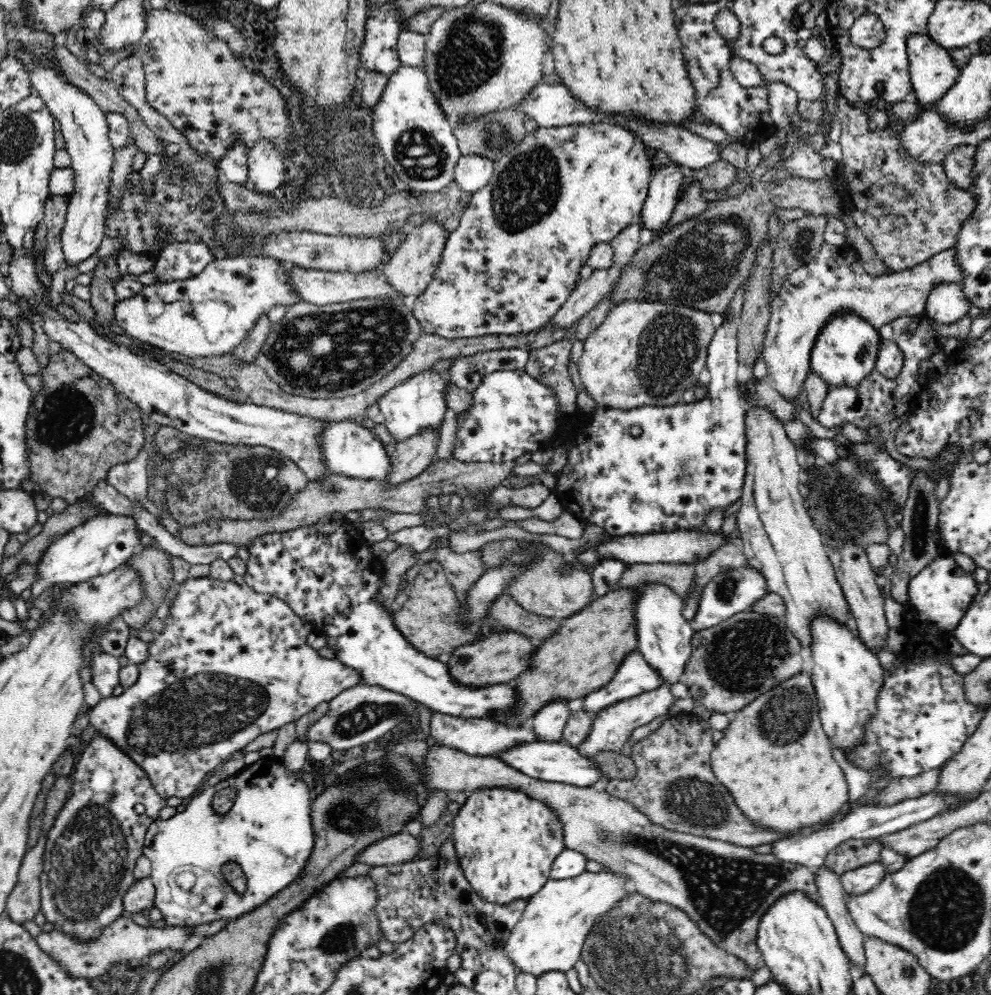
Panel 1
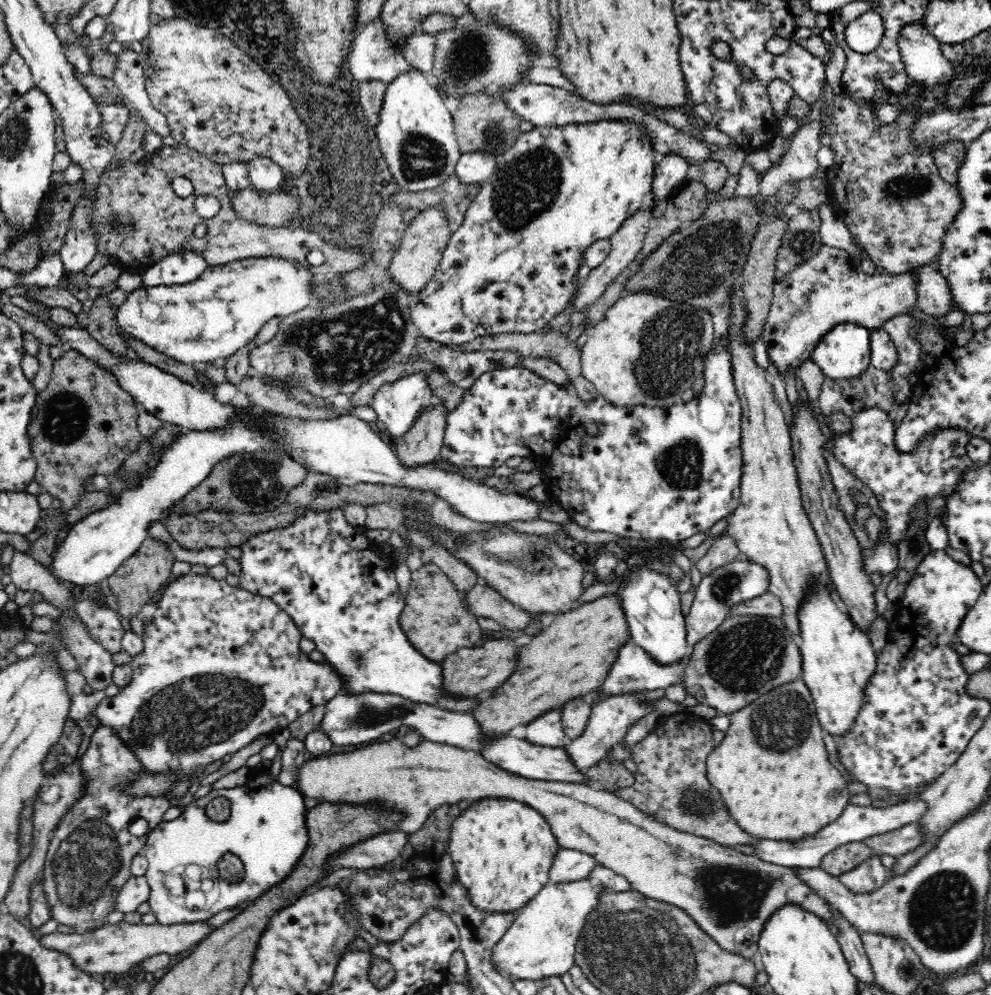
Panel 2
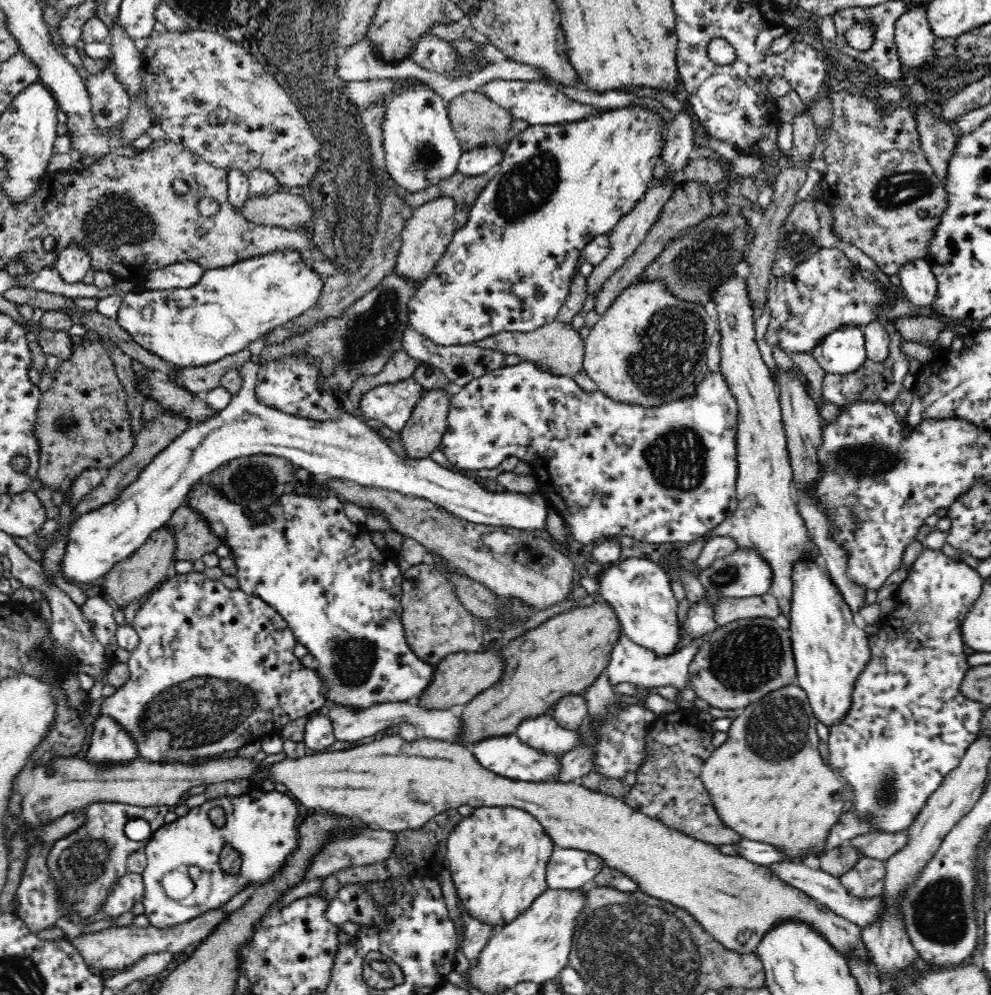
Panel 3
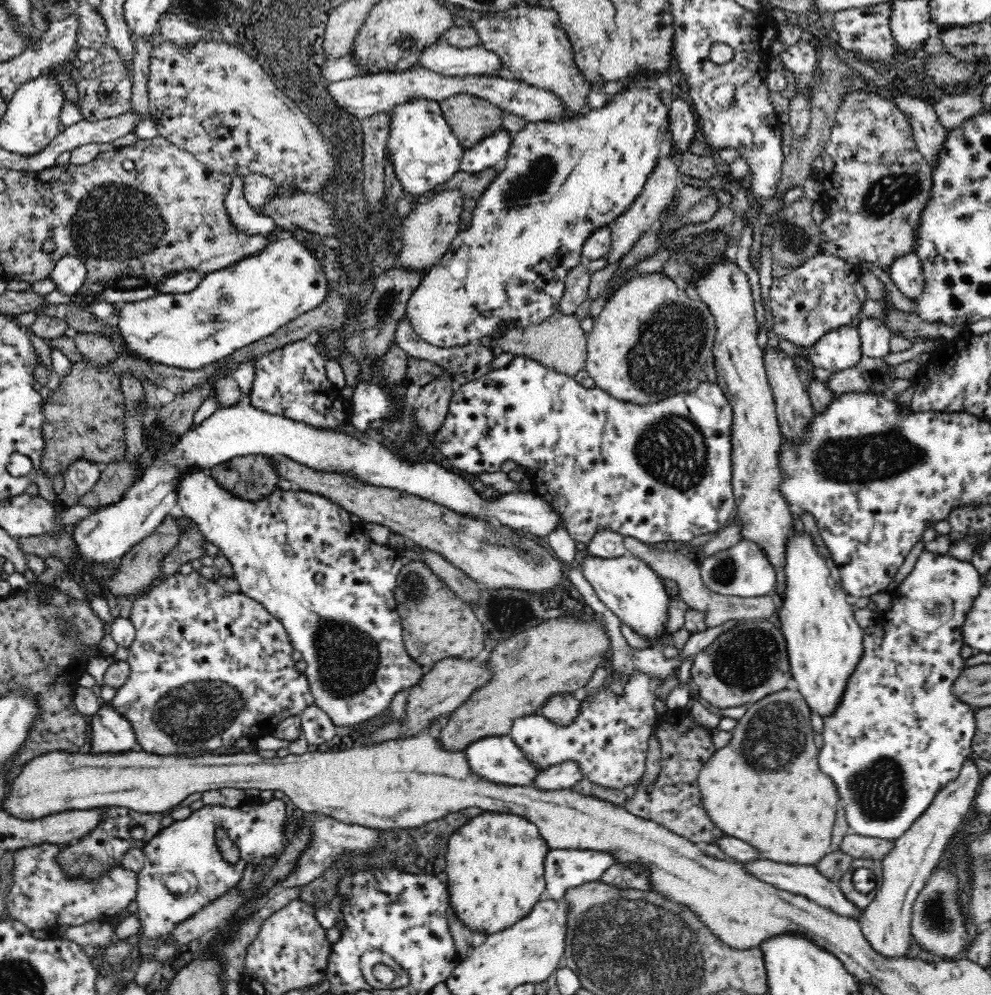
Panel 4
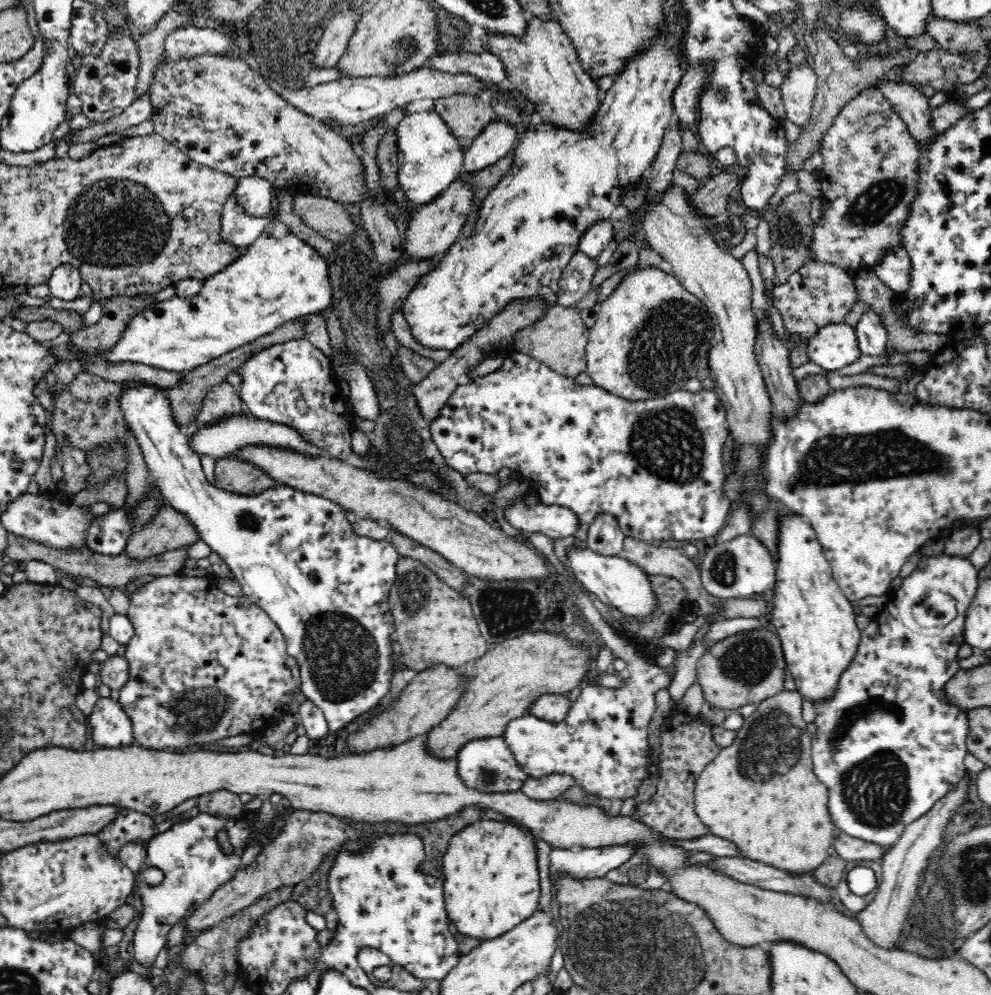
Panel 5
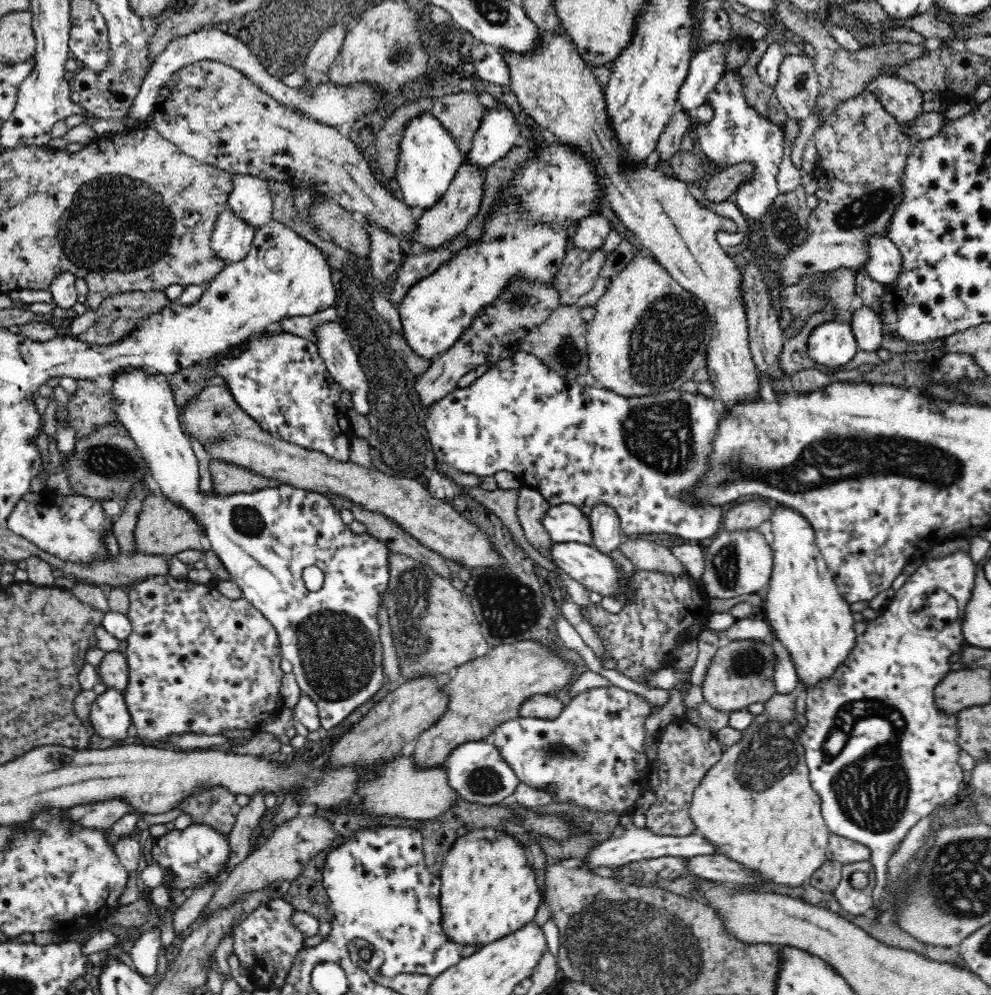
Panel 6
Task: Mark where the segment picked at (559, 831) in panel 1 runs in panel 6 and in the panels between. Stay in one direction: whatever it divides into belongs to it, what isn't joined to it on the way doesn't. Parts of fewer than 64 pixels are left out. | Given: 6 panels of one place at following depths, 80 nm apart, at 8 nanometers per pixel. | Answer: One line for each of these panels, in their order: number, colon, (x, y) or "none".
2: (502, 849)
3: (498, 856)
4: (494, 864)
5: (491, 883)
6: (488, 890)

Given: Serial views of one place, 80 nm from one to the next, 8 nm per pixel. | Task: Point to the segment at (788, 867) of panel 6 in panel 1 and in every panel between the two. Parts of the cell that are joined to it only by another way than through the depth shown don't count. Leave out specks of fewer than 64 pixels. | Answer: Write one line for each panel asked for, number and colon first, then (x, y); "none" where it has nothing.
1: (775, 758)
2: (781, 789)
3: (768, 782)
4: (765, 787)
5: (761, 793)

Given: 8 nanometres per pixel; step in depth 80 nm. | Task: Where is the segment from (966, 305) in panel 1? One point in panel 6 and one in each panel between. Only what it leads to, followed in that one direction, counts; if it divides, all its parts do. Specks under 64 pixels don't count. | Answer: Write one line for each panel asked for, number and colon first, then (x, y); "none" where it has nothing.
2: (933, 294)
3: (919, 285)
4: (905, 271)
5: (894, 269)
6: (883, 264)

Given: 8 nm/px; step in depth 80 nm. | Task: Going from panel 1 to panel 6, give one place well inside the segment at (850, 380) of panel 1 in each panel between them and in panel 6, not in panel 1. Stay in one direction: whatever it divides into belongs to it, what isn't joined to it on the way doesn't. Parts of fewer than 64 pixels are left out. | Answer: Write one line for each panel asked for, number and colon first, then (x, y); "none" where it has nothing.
2: (844, 353)
3: (843, 351)
4: (840, 349)
5: (836, 345)
6: (832, 343)

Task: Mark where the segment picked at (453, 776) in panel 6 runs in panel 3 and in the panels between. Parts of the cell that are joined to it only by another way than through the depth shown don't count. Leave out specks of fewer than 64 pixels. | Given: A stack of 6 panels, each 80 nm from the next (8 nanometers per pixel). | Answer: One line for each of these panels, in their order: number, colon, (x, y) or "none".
3: (507, 756)
4: (497, 759)
5: (487, 764)

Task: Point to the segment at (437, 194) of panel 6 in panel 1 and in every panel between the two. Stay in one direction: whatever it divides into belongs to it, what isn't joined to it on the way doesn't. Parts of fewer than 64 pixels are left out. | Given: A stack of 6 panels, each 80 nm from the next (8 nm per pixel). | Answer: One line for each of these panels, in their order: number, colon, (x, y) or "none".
1: (415, 137)
2: (416, 133)
3: (420, 147)
4: (425, 153)
5: (430, 158)

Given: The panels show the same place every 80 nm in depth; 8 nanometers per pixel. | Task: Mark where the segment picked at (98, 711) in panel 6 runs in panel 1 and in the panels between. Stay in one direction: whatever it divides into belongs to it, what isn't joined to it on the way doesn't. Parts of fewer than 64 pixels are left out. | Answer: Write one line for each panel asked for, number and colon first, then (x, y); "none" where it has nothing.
1: (90, 854)
2: (89, 859)
3: (109, 743)
4: (111, 733)
5: (111, 727)

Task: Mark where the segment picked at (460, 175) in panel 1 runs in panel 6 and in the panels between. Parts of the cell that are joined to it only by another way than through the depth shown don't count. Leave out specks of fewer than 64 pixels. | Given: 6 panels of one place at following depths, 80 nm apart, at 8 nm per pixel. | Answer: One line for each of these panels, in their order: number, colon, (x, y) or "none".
2: (476, 167)
3: (479, 161)
4: (491, 152)
5: (498, 138)
6: (497, 134)

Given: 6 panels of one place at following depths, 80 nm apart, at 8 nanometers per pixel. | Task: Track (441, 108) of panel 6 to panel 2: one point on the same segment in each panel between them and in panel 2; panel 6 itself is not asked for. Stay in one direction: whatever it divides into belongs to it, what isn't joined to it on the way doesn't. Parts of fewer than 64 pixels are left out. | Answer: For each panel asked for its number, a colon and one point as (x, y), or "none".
2: (482, 123)
3: (478, 121)
4: (471, 118)
5: (466, 116)

